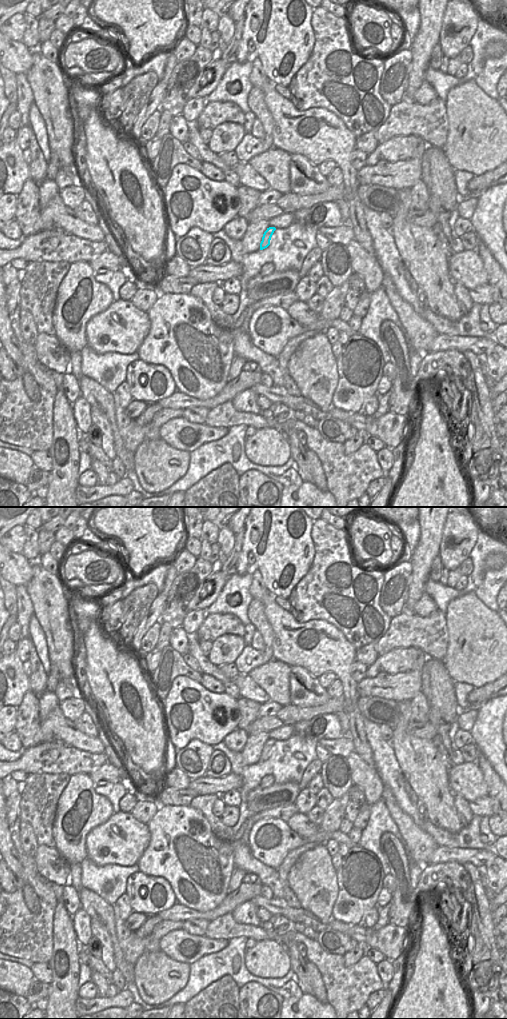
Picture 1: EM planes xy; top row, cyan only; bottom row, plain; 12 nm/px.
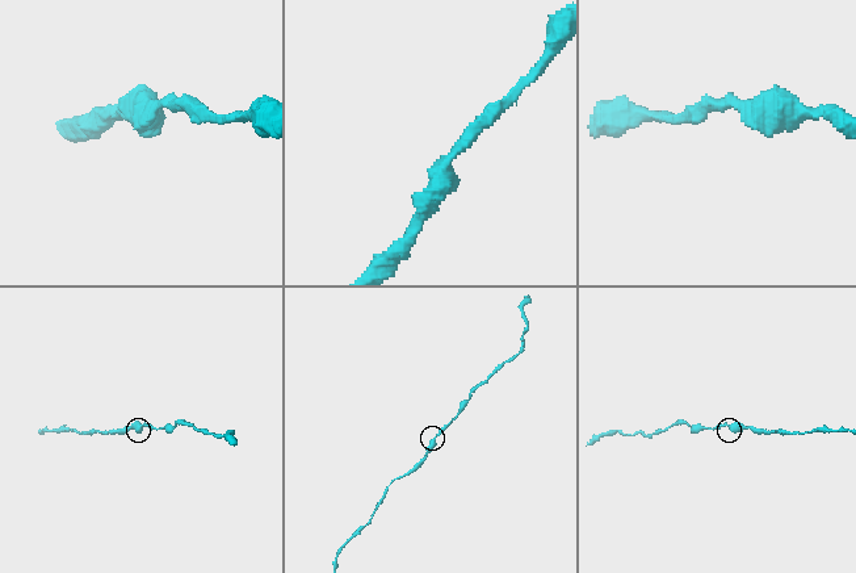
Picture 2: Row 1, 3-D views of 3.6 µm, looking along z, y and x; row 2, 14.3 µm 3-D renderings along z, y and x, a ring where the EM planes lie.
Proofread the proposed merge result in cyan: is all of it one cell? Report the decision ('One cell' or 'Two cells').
One cell

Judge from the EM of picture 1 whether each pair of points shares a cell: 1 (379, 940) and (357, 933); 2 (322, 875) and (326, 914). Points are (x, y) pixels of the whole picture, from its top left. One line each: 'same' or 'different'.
1: same
2: same

